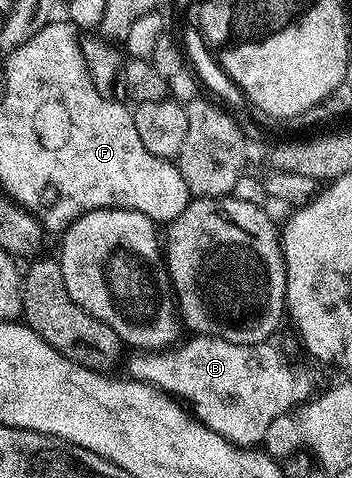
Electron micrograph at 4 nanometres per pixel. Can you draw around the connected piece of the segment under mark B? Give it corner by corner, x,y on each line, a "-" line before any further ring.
212,335
188,338
192,339
186,340
180,348
169,346
167,349
144,349
139,353
132,353
128,359
127,374
137,383
147,383
156,391
183,401
199,422
237,447
252,449
263,444
270,421
293,410
294,404
305,398
304,391
310,390
316,383
310,372
295,371
288,364
287,357
278,348
272,347
271,342
238,345
215,339

